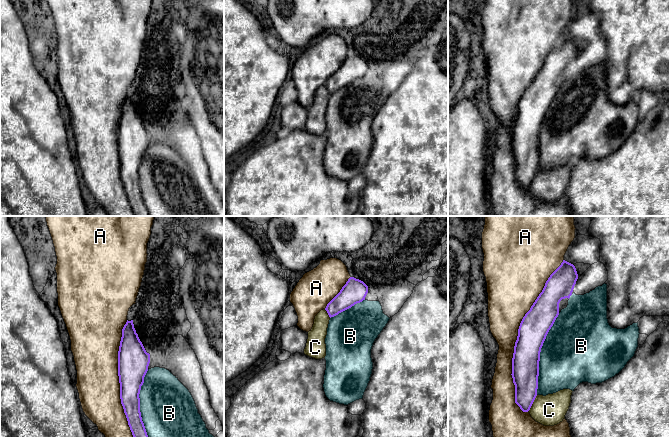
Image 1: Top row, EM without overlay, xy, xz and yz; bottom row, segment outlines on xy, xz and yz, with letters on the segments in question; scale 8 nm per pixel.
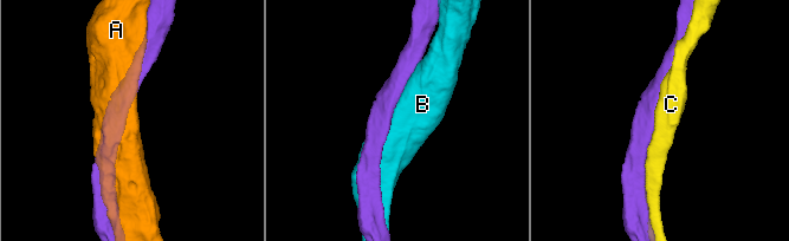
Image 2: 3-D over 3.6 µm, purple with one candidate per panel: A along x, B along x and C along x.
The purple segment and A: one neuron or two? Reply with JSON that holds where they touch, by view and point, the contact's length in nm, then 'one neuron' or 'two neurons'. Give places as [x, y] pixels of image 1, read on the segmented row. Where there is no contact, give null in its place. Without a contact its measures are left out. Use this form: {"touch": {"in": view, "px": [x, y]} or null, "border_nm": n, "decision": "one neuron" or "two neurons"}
{"touch": {"in": "yz", "px": [517, 336]}, "border_nm": 1250, "decision": "one neuron"}

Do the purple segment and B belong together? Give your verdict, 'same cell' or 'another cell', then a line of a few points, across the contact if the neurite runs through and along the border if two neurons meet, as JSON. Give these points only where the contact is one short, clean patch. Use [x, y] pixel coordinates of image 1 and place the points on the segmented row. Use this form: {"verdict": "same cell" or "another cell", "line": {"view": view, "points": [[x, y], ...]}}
{"verdict": "another cell"}

